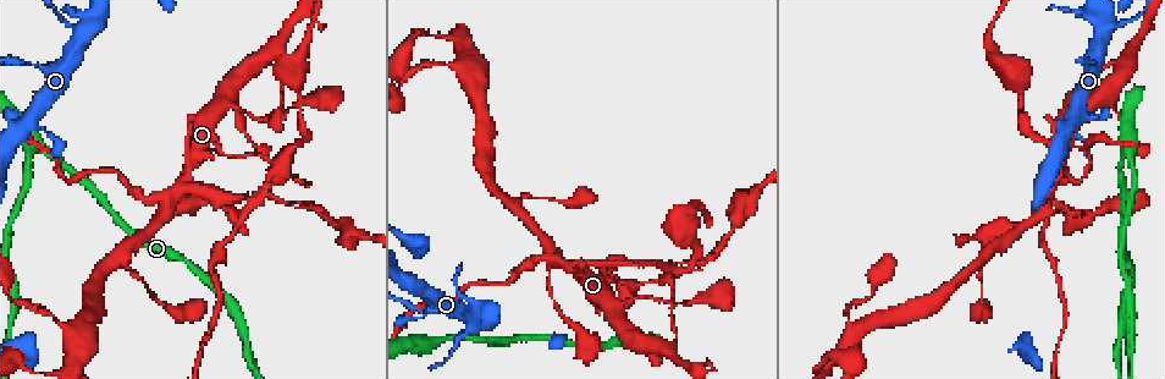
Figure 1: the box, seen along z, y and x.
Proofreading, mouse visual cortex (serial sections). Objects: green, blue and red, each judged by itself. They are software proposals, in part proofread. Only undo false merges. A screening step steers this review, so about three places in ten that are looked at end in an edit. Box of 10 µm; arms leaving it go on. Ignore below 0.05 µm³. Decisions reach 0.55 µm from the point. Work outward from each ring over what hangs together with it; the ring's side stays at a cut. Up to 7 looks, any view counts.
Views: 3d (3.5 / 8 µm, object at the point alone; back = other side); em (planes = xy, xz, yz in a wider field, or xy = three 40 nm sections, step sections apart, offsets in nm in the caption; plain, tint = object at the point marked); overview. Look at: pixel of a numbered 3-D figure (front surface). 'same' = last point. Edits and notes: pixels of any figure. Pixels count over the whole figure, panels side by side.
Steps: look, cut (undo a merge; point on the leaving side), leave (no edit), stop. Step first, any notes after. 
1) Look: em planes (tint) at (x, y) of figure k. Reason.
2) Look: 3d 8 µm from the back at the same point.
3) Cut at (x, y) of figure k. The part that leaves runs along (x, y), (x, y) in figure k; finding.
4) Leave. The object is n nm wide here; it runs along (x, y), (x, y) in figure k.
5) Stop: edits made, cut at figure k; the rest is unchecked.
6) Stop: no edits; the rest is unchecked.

Look: 3d 8 µm at (475, 321) of figure 1. A fork.

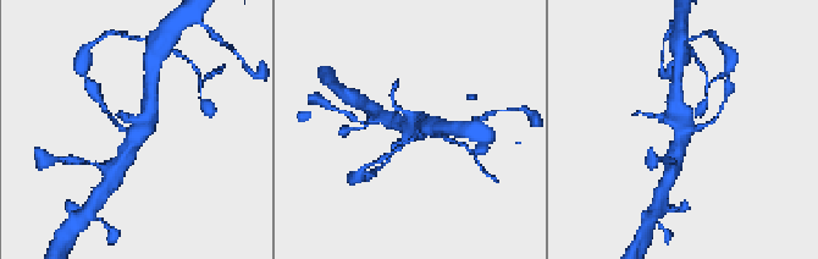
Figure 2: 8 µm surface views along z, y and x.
Look: em xy step 5 (tint) at the same point.

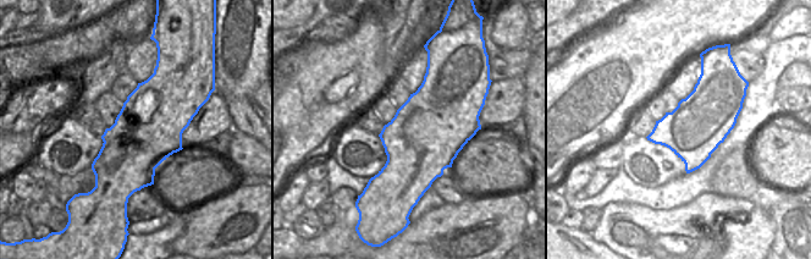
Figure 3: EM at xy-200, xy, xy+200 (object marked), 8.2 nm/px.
Leave. It runs along (122, 163), (150, 116), (152, 104) in figure 2; continuous, no second cell.

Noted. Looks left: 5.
Look: 3d 3.5 µm at (239, 114) of figure 1.

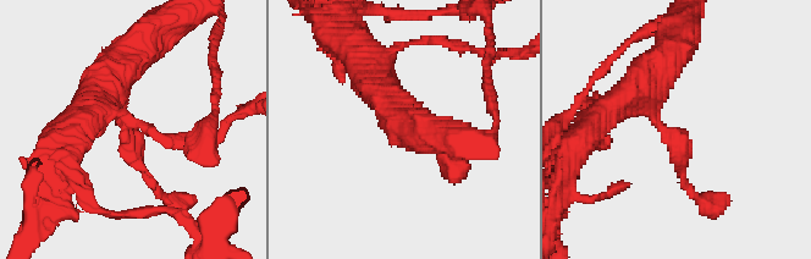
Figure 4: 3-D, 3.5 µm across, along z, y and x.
Look: em xy step 1 (tint) at (664, 133) of figure 4. Now the EM.

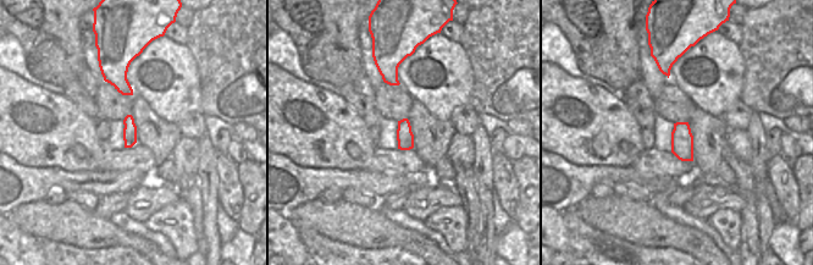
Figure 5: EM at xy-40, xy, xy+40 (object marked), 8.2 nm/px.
Leave. Continuous, no second cell.

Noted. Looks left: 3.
Look: 3d 3.5 µm from the back at (569, 267) of figure 1. Sudden change in width.

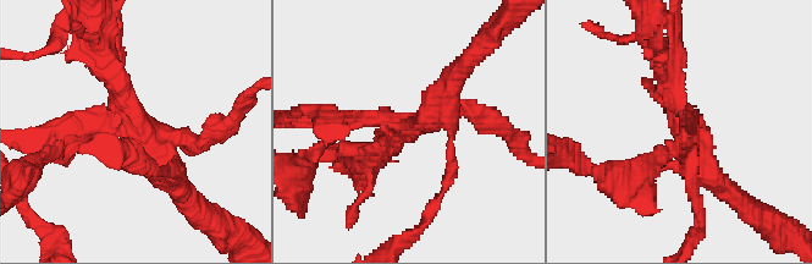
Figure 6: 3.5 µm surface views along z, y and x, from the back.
Look: em xy step 2 (tint) at (134, 121) of figure 6. 4 arms meet here; the arms are 250, 250, 250, 400 nm wide.

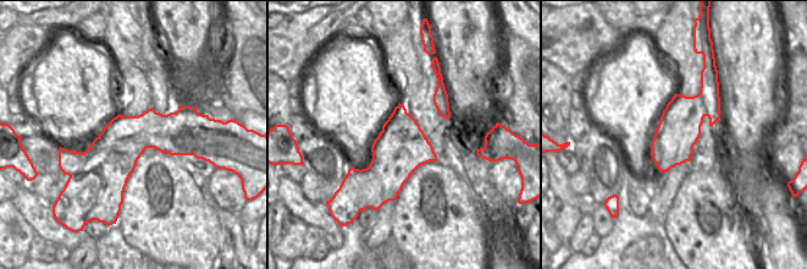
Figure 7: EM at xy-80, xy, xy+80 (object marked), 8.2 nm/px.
Cut at (210, 124) of figure 6. The part that leaves runs along (120, 119), (78, 122), (33, 137) in figure 6; two cells meet here.

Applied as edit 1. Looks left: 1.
Stop: edits made, cut at figure 6; the rest is unchecked.

